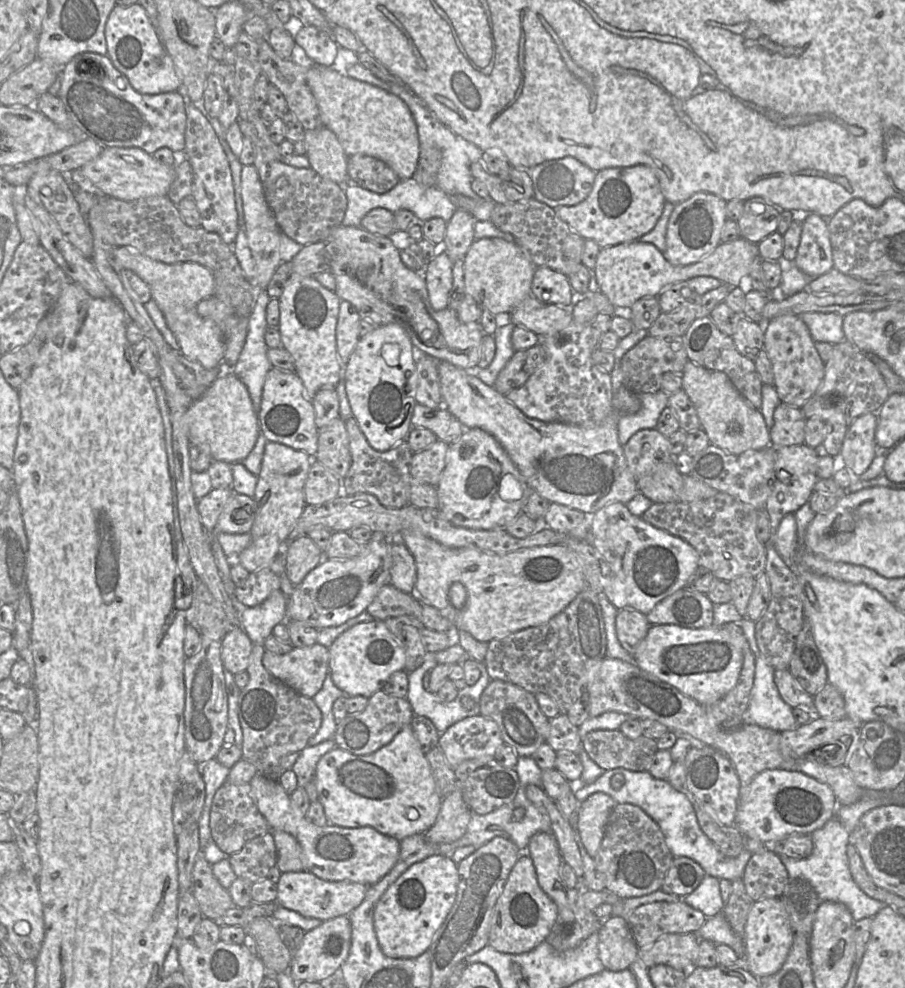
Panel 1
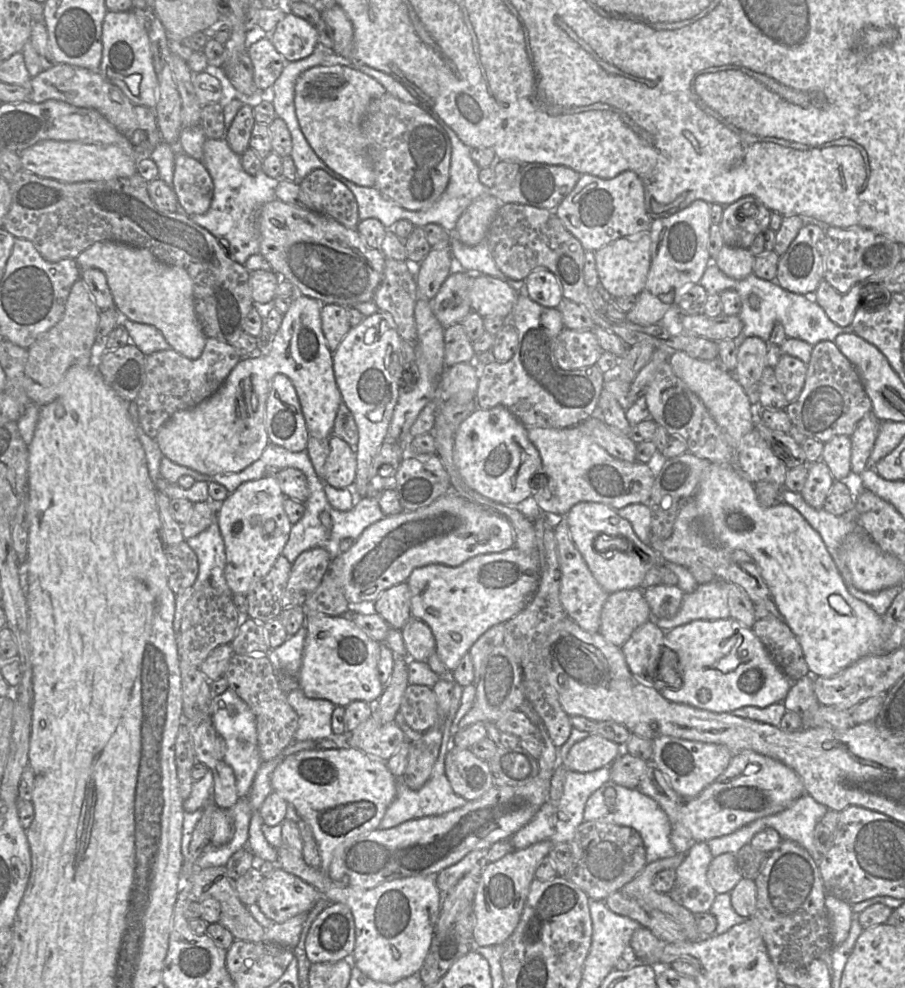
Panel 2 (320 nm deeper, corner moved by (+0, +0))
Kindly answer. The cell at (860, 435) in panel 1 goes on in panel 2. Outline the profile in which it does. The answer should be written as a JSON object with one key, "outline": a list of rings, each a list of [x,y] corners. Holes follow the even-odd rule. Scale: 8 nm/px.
{"outline":[[[845,435],[824,443],[821,460],[828,466],[835,481],[845,479],[851,472],[851,439]]]}

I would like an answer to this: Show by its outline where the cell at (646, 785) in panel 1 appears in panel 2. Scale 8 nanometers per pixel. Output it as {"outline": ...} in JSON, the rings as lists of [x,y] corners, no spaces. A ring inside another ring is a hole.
{"outline":[[[609,780],[589,797],[585,805],[583,819],[584,822],[606,821],[638,831],[646,849],[647,864],[677,854],[671,843],[673,827],[667,814],[654,799],[641,793],[638,789],[619,786]],[[608,788],[614,788],[616,791],[615,804],[609,807],[605,803],[605,791]]]}

